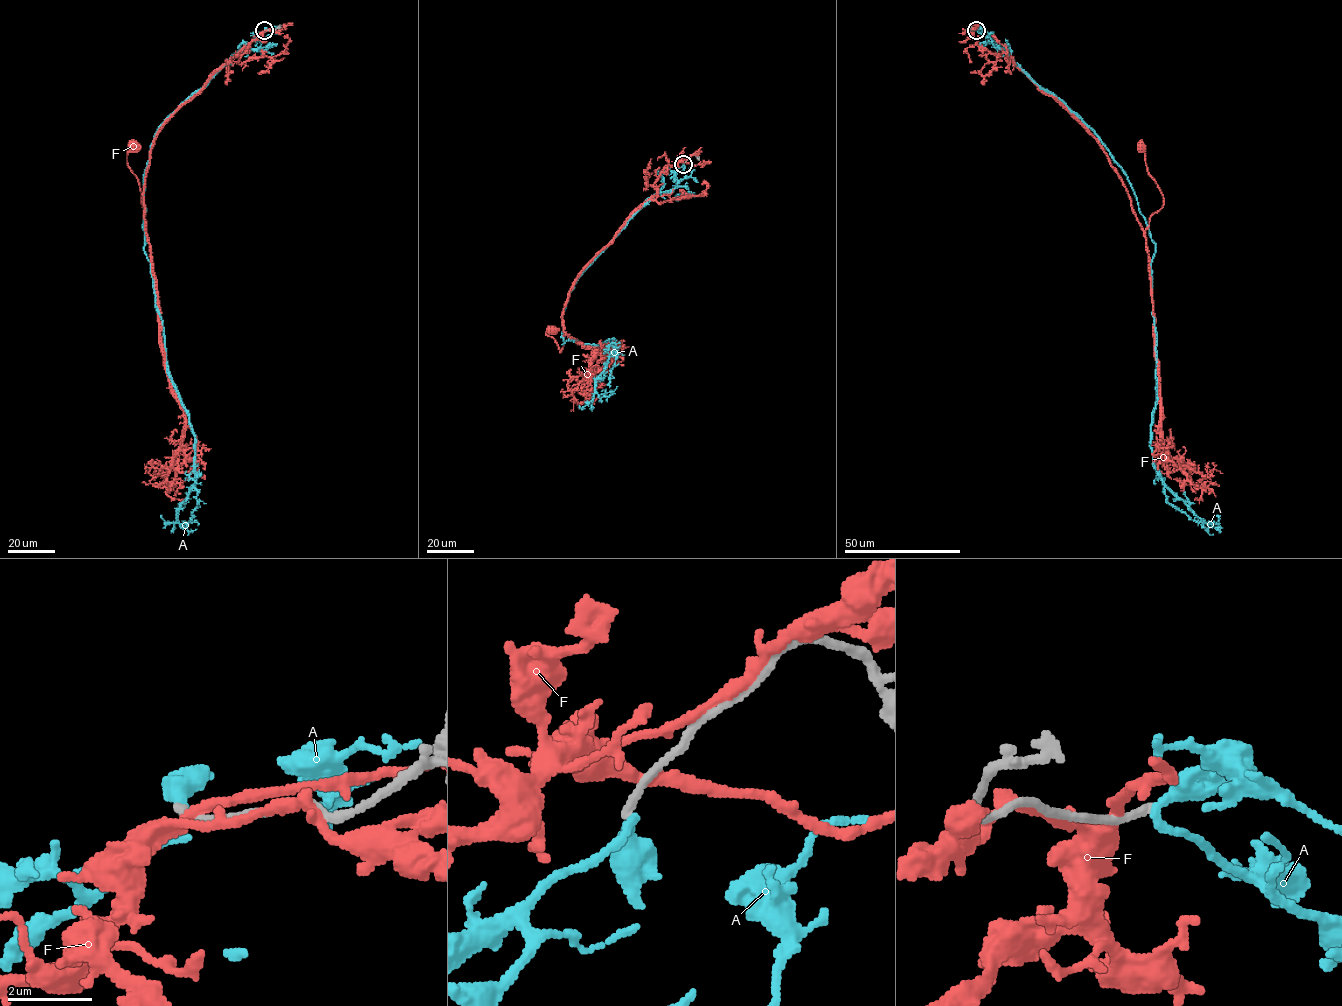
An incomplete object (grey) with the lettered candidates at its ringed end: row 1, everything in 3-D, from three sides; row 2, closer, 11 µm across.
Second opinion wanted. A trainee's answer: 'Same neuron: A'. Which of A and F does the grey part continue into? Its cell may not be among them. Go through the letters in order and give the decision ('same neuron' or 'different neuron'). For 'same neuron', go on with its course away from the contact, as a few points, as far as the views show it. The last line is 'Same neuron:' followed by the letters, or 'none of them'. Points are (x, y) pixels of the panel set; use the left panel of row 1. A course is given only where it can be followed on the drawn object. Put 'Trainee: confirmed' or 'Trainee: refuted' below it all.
A: different neuron
F: different neuron
Same neuron: none of them
Trainee: refuted

